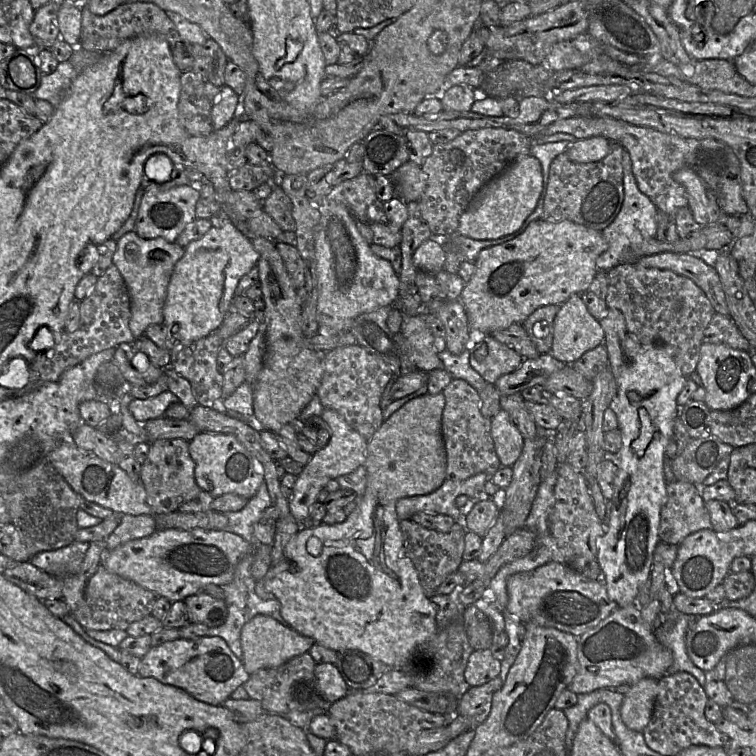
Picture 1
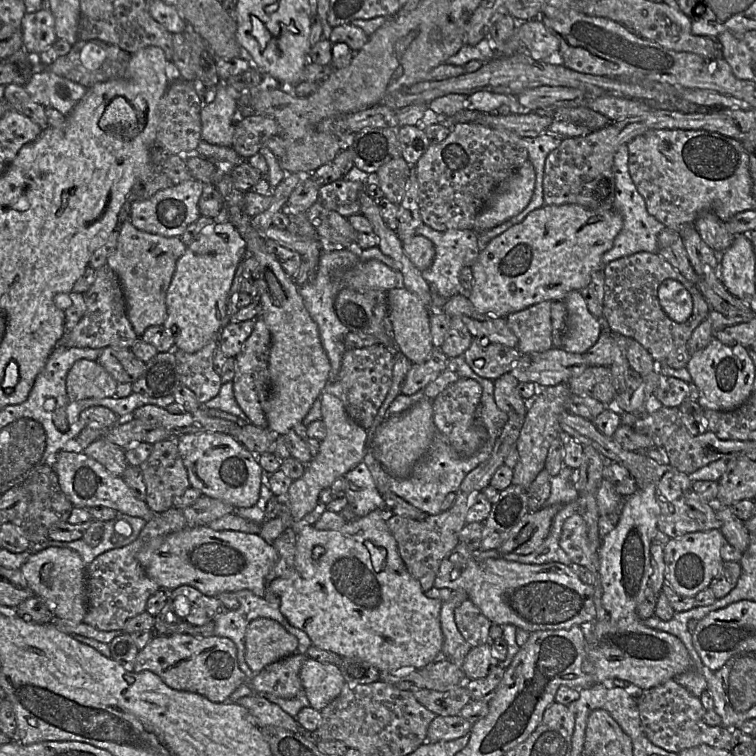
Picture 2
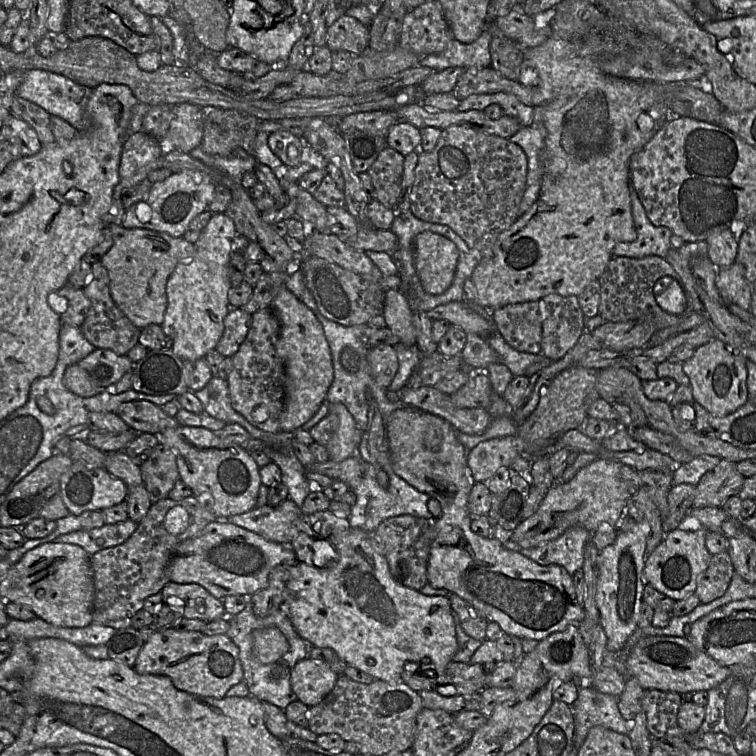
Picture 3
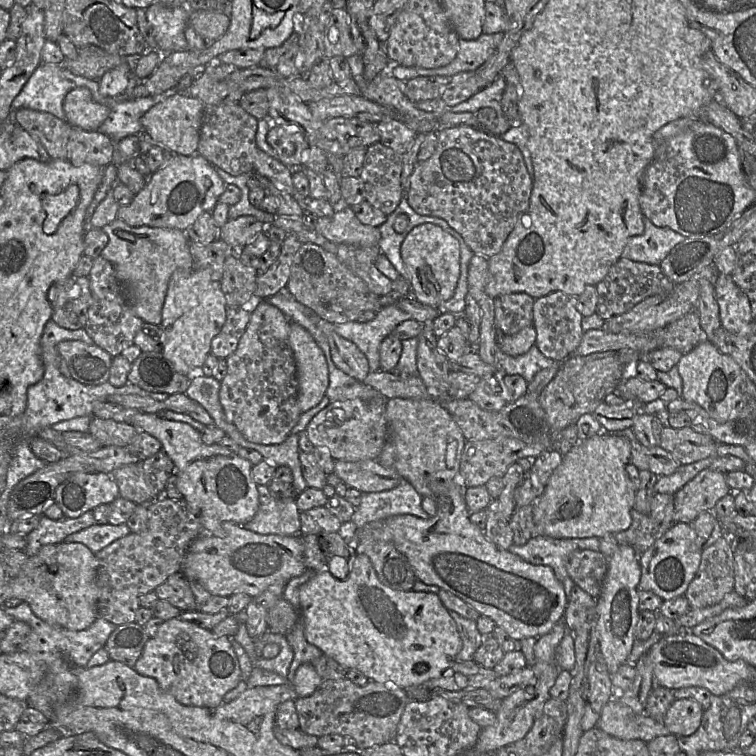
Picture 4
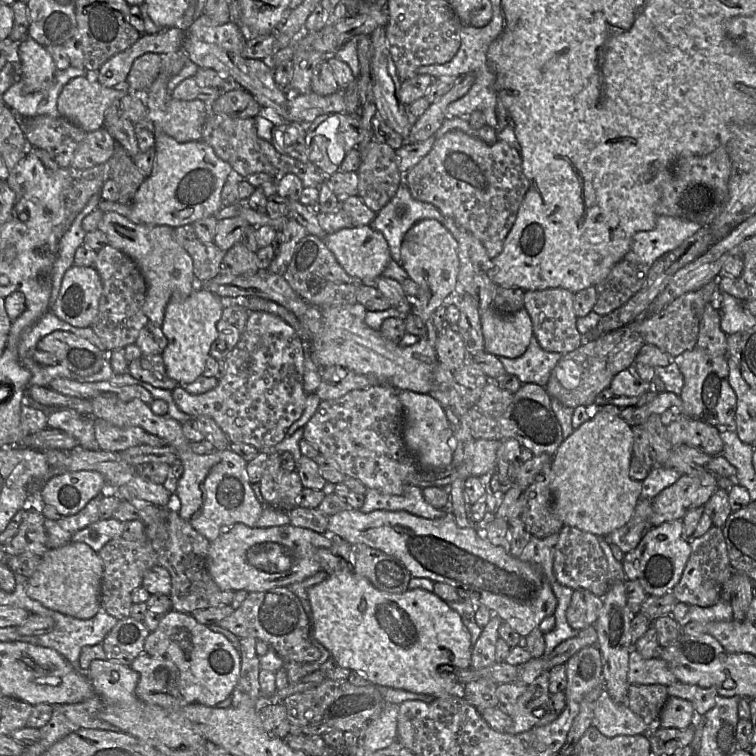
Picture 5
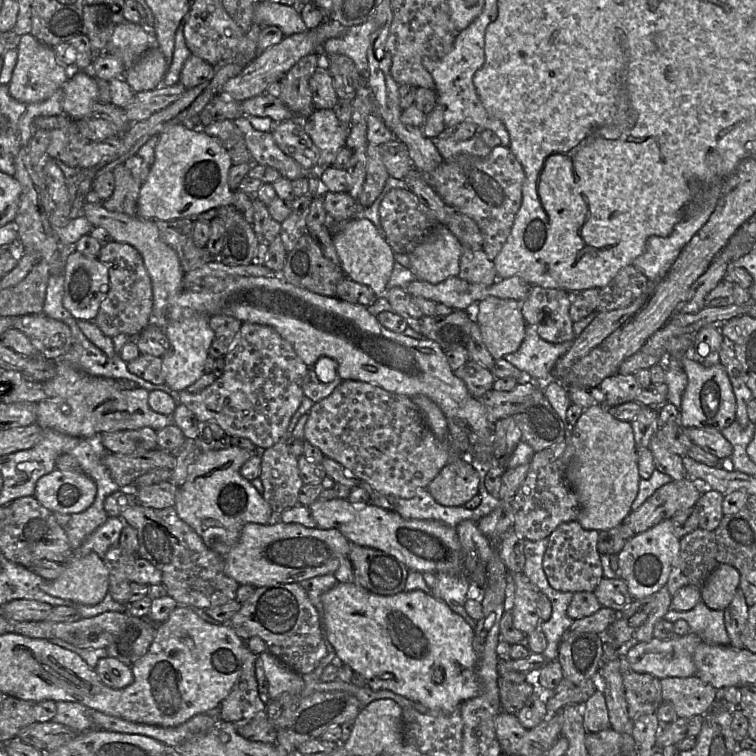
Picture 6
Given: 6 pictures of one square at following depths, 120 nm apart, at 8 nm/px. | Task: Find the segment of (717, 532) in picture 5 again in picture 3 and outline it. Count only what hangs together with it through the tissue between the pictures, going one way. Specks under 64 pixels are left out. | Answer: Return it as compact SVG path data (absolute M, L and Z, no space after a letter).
M728 551L712 555L708 568L698 577L694 592L701 604L707 604L723 596L734 573Z

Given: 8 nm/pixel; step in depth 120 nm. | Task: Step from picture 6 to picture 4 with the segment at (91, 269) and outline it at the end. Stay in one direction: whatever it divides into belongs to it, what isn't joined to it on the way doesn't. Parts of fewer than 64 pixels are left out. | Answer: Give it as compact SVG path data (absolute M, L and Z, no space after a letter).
M70 276L54 289L54 310L51 320L69 330L83 328L92 304L88 277Z

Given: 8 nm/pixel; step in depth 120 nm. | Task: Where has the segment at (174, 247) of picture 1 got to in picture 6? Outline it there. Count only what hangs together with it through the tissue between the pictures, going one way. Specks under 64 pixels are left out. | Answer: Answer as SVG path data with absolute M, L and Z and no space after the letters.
M90 202L85 203L82 215L88 219L93 227L104 228L112 240L127 243L139 251L152 282L153 305L150 323L159 323L164 327L169 308L176 300L176 296L184 289L183 277L185 272L176 251L160 238L155 221L132 217L119 212L111 212L101 204Z

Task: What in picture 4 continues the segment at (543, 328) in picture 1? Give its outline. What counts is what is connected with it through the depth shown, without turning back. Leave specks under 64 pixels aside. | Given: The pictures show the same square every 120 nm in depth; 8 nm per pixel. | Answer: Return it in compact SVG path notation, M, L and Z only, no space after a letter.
M524 292L494 298L495 325L498 332L512 335L533 325L534 301L533 297Z

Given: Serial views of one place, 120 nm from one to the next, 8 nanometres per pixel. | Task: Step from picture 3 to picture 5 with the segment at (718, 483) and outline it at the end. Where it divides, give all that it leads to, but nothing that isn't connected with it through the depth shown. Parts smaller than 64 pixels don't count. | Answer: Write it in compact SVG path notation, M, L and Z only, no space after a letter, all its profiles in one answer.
M710 471L696 476L682 475L651 500L651 527L682 520L690 510L703 507L718 488L718 477Z

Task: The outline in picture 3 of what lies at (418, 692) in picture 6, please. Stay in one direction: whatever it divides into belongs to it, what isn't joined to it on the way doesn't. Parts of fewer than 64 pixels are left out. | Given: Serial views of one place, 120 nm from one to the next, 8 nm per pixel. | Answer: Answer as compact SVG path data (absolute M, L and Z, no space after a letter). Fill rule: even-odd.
M301 516L295 521L296 536L291 541L290 546L293 548L297 563L293 568L293 573L287 581L284 589L284 606L288 618L290 619L294 629L298 635L307 640L313 647L329 648L335 651L339 658L348 666L353 666L375 679L382 680L389 683L397 683L402 681L403 672L407 669L427 670L432 669L436 675L442 675L448 663L452 661L453 655L456 653L458 644L456 639L455 624L452 617L452 609L448 596L428 596L422 594L418 590L403 586L398 583L389 571L389 566L386 558L376 550L376 541L370 532L365 532L360 529L349 528L341 533L333 534L327 538L322 537L314 532L312 526L309 524L306 516ZM320 541L330 542L335 548L334 554L329 557L329 561L325 563L324 567L317 567L314 564L314 543Z

